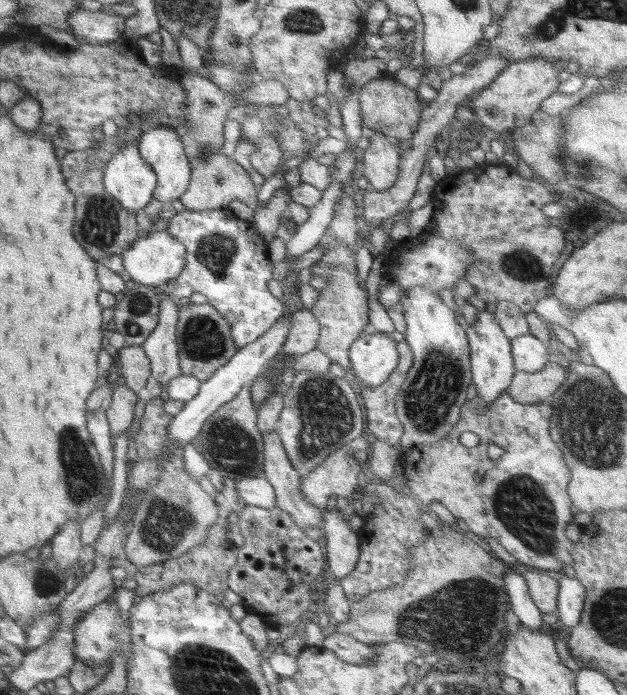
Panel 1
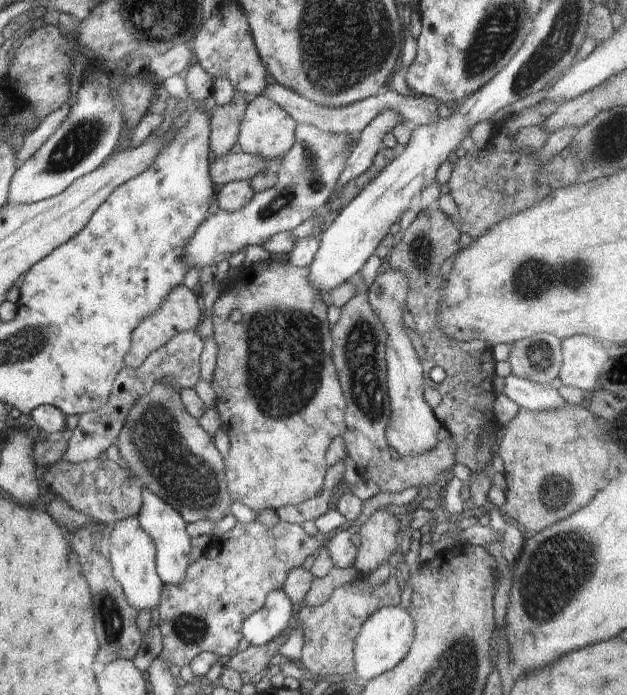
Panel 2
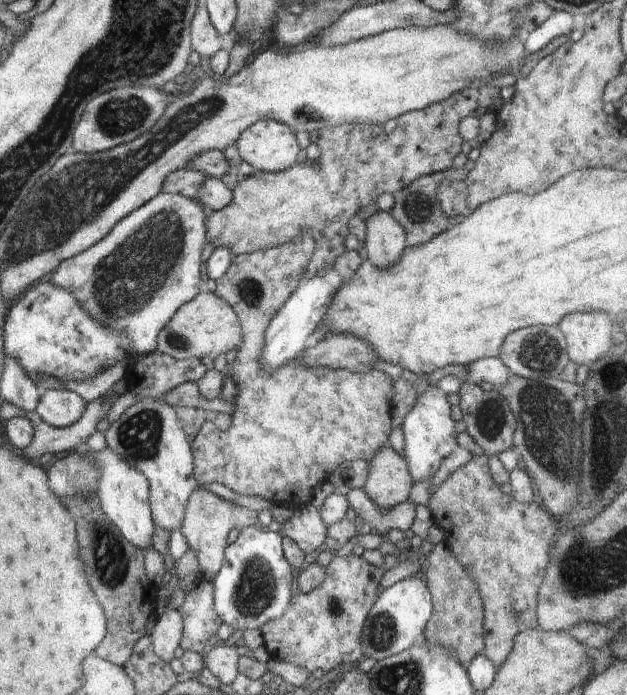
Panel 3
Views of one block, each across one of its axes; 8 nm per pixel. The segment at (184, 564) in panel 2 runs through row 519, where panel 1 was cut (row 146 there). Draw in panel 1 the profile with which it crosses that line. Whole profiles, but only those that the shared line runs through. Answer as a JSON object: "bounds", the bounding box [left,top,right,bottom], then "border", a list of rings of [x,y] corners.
{"bounds":[137,126,191,206],"border":[[[158,126],[144,131],[137,142],[142,160],[154,170],[157,176],[157,185],[154,189],[154,200],[168,206],[172,201],[179,200],[180,196],[186,192],[191,176],[191,166],[184,152],[184,144],[180,140],[177,128],[172,126]]]}

